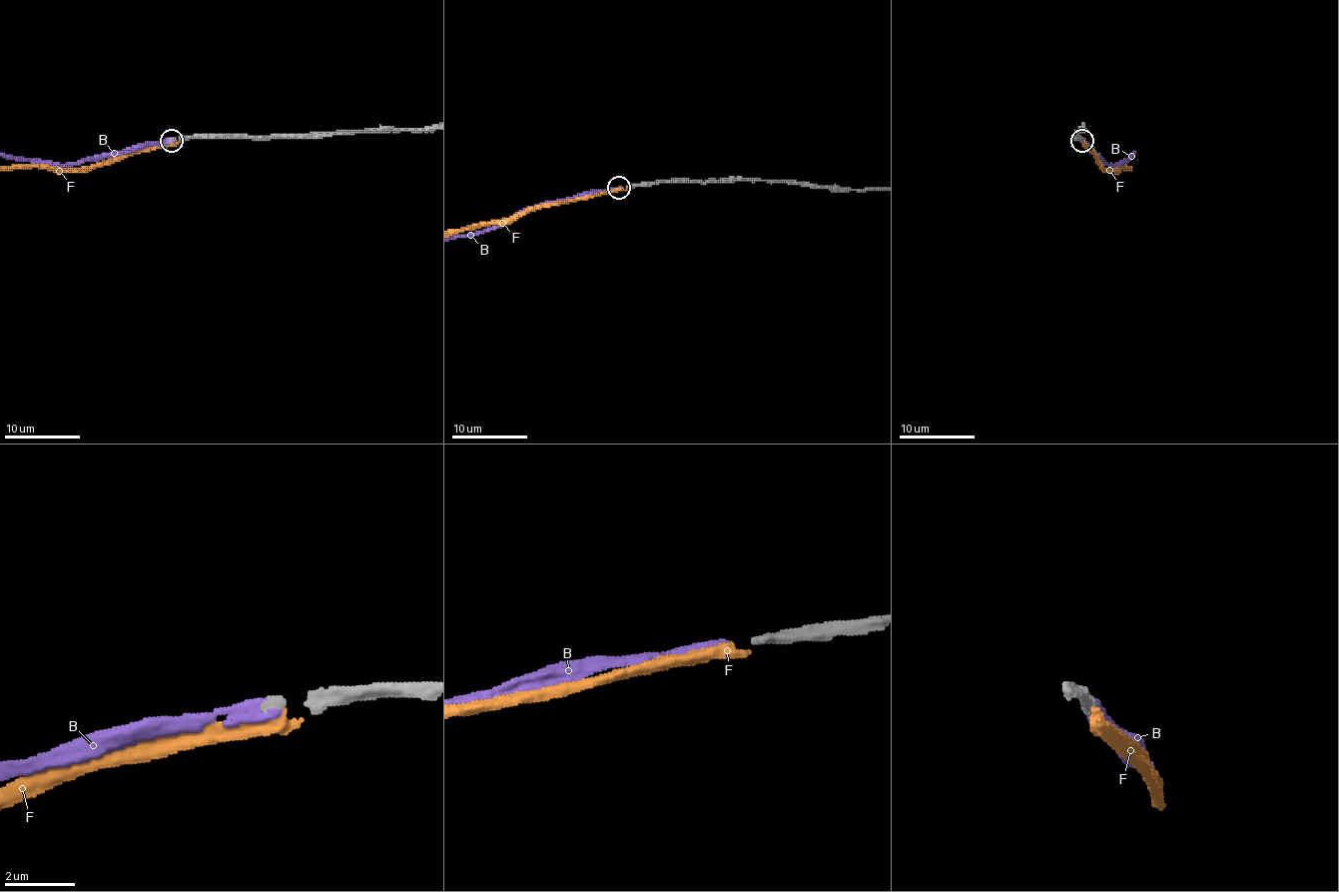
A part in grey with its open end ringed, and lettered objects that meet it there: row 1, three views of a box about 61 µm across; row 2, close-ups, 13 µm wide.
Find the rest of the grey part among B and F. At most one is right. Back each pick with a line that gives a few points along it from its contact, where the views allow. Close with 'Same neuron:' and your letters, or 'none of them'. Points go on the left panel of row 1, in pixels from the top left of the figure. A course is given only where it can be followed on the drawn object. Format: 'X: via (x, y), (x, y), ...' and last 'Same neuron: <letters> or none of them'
Same neuron: B

